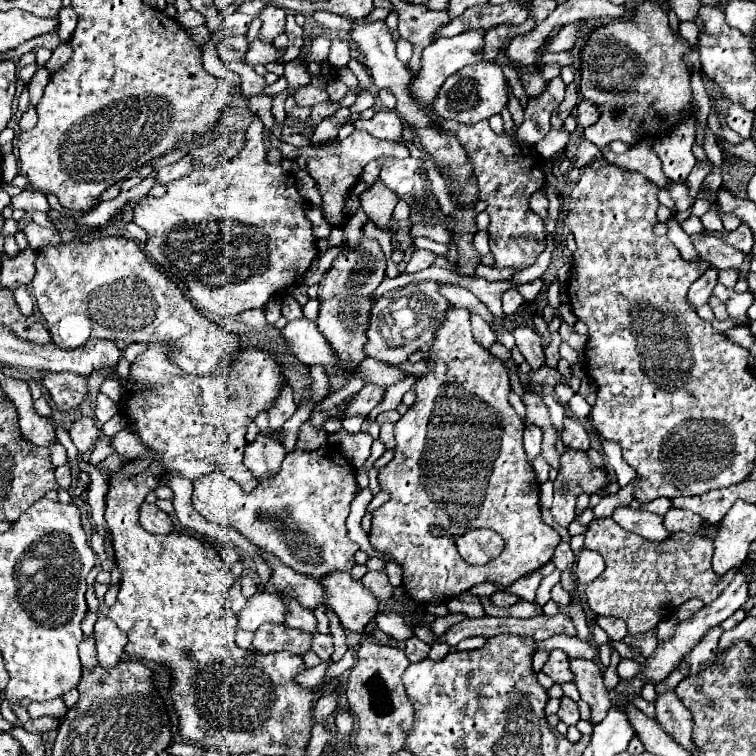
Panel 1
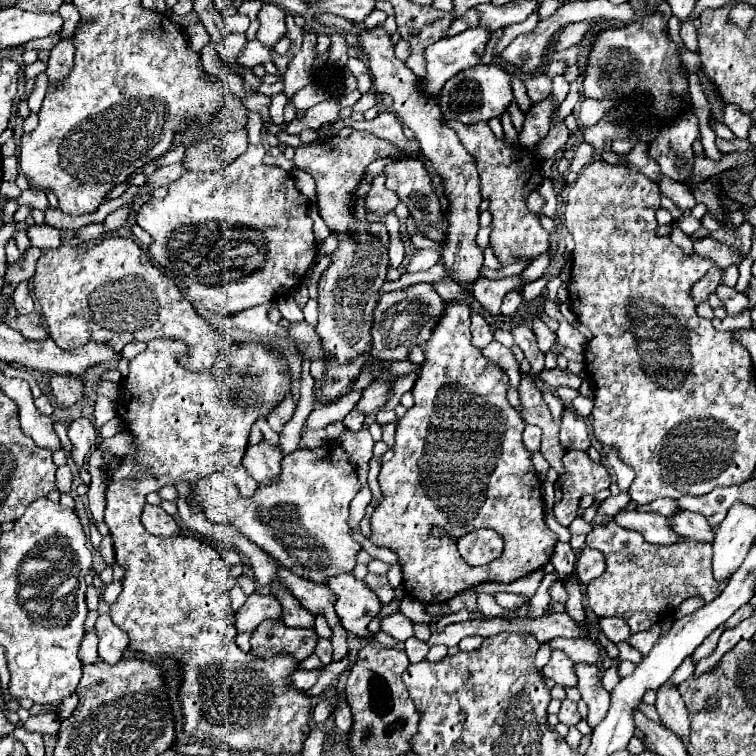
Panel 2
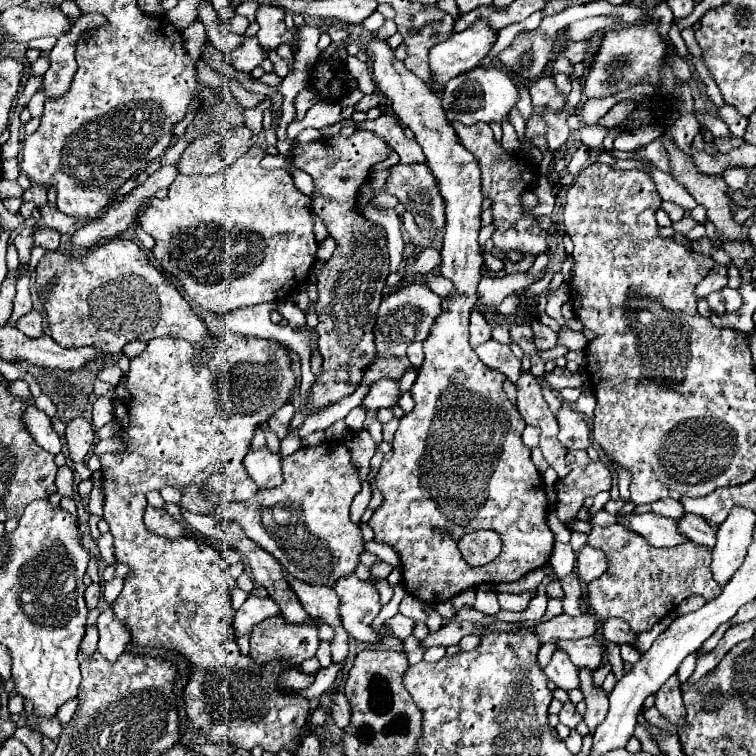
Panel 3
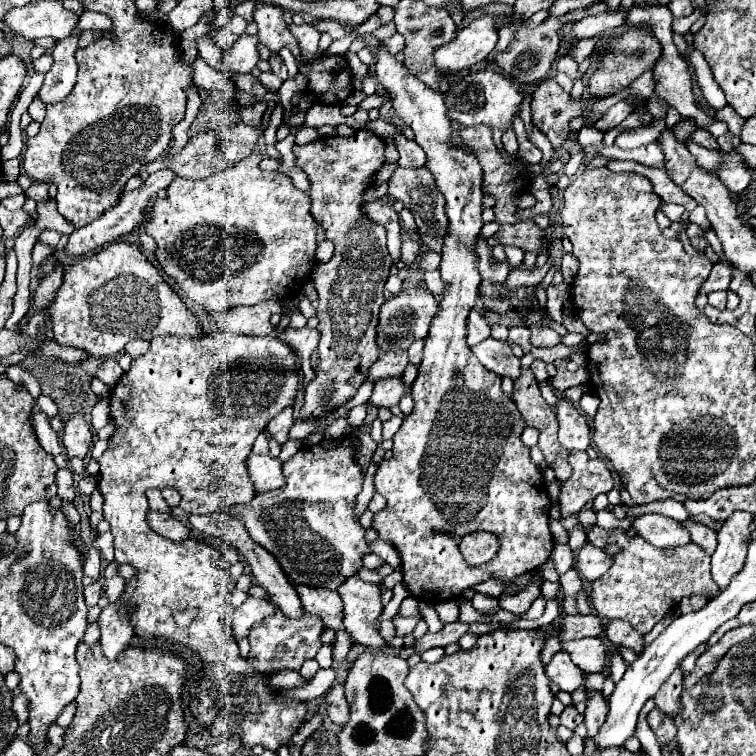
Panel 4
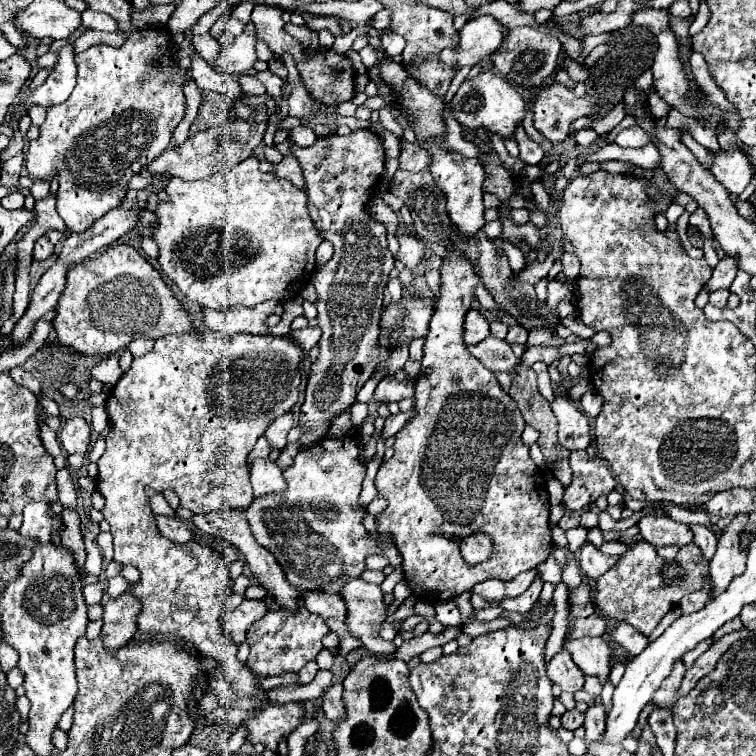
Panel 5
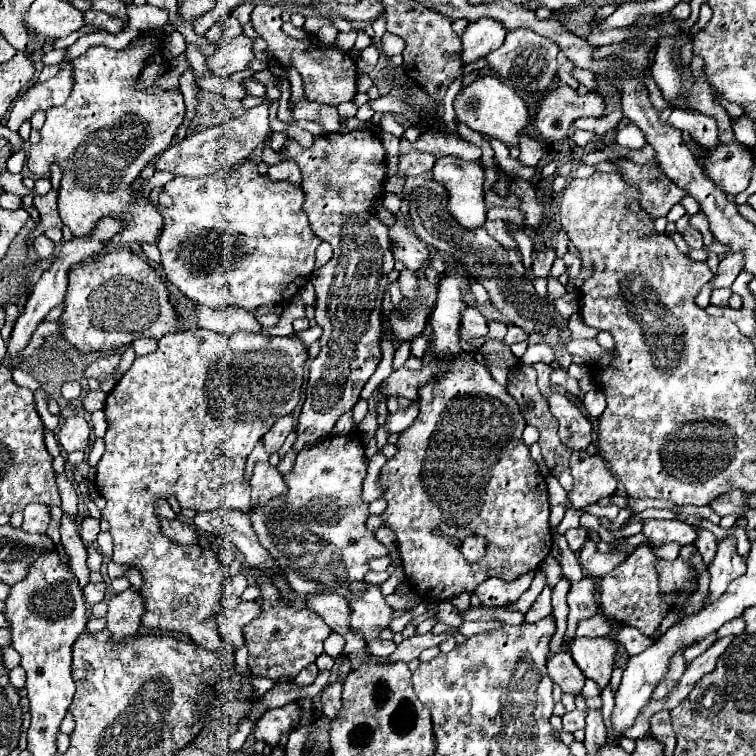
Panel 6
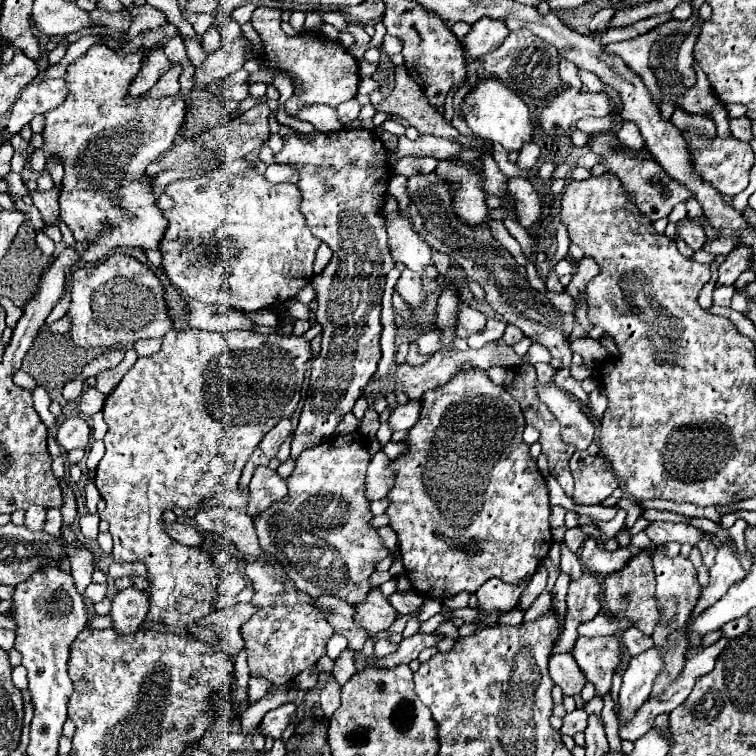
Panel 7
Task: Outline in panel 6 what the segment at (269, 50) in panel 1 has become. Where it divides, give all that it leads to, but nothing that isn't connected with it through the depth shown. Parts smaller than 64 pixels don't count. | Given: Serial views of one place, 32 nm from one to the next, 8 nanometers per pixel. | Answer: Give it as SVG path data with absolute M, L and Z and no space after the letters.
M246 34L234 38L230 44L220 46L218 52L206 60L208 68L218 76L232 76L234 72L246 70L254 60L254 40Z

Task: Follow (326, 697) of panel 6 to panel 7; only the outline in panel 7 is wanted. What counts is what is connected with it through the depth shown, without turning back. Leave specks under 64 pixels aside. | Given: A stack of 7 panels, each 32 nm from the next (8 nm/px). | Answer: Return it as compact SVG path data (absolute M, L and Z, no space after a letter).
M330 680L320 690L320 704L322 704L326 718L332 718L334 712L340 708L340 684L336 680Z

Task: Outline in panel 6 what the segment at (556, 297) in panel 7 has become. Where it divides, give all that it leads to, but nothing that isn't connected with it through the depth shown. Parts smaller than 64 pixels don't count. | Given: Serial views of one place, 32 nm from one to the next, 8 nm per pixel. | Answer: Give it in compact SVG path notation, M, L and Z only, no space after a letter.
M566 293L561 298L558 298L554 302L554 308L558 313L565 317L569 317L579 311L579 303L575 295L572 293Z

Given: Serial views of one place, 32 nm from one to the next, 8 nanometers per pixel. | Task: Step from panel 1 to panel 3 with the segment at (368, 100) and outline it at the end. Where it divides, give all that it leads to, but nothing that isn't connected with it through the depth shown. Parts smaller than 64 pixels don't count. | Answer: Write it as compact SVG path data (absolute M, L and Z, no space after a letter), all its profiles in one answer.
M366 94L366 96L354 106L354 110L356 110L356 112L368 112L370 108L374 108L374 106L378 106L378 104L380 104L378 94Z

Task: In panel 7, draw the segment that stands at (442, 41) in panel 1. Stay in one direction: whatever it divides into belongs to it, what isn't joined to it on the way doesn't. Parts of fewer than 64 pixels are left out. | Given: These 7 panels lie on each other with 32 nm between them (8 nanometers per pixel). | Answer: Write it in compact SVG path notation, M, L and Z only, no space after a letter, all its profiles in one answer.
M480 18L476 24L470 26L470 32L462 38L466 62L478 60L480 56L496 50L504 42L508 32L510 30L506 28L506 24L502 20Z

